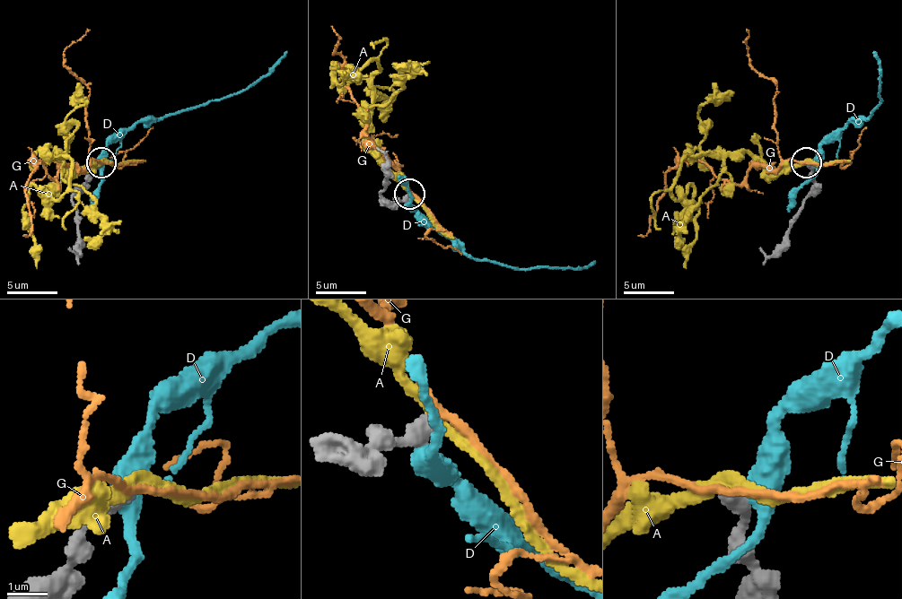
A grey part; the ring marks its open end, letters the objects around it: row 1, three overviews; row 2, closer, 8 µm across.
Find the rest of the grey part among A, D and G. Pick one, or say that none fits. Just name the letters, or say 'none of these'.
none of these

